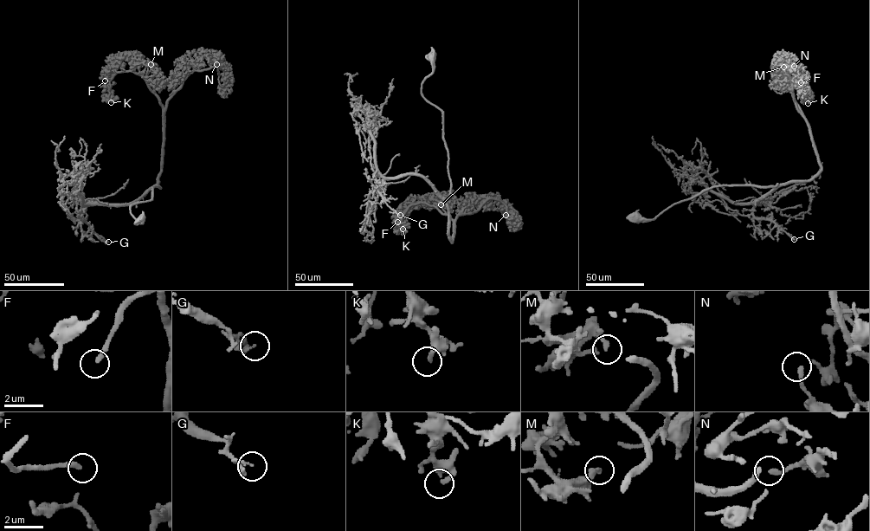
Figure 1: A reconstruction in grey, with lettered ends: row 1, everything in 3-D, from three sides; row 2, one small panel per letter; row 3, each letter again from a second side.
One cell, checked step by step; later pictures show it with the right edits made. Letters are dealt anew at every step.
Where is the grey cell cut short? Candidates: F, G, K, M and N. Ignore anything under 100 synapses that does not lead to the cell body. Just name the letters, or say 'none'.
F

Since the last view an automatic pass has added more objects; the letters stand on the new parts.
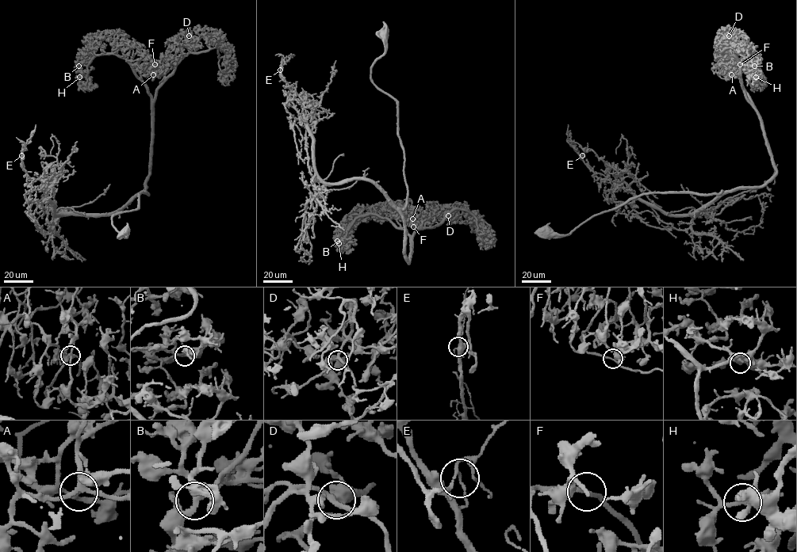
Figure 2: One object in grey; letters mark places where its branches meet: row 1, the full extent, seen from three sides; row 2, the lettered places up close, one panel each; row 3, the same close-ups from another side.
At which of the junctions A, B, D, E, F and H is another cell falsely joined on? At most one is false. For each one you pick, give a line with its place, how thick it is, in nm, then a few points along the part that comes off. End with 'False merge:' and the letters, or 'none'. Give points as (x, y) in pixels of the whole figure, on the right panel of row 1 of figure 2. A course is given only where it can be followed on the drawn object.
E: at (582, 155); 100 nm thick; foreign part runs (582, 155), (575, 150), (567, 130), (568, 124)
False merge: E

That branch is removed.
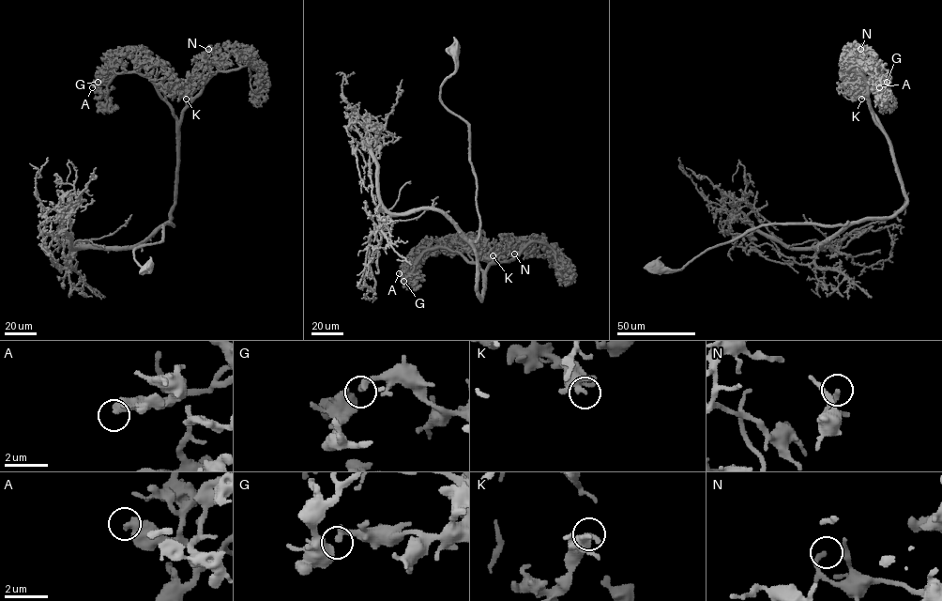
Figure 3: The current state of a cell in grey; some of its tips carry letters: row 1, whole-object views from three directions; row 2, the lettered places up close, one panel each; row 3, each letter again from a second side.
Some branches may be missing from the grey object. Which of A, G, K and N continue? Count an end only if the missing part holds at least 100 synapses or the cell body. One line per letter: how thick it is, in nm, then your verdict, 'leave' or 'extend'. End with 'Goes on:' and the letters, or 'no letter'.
A: calibre 480 nm; leave
G: calibre 240 nm; leave
K: calibre 190 nm; leave
N: calibre 240 nm; leave
Goes on: no letter

